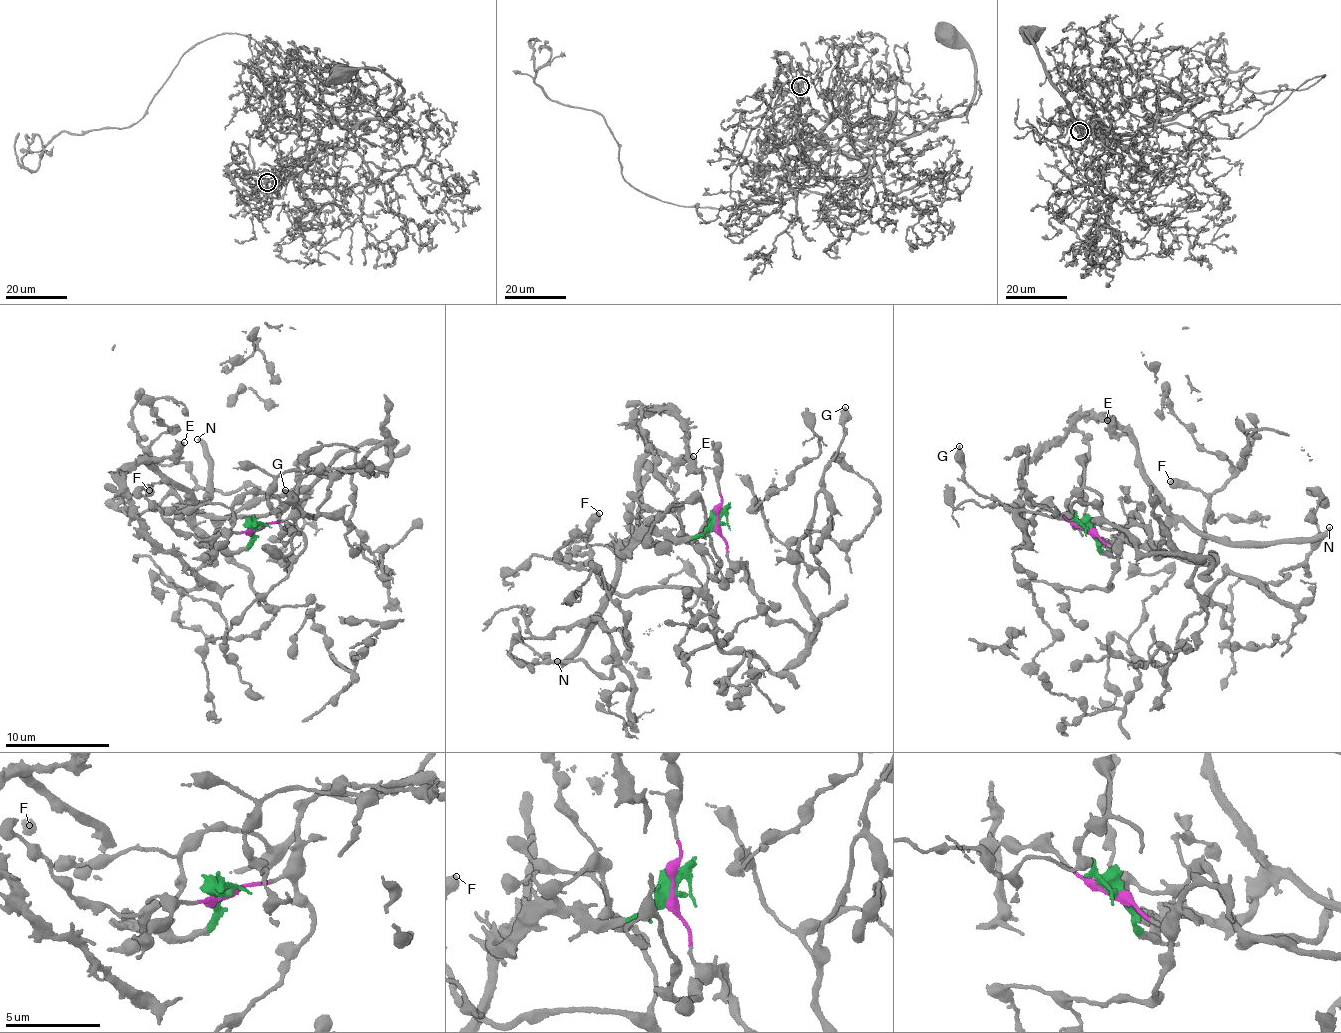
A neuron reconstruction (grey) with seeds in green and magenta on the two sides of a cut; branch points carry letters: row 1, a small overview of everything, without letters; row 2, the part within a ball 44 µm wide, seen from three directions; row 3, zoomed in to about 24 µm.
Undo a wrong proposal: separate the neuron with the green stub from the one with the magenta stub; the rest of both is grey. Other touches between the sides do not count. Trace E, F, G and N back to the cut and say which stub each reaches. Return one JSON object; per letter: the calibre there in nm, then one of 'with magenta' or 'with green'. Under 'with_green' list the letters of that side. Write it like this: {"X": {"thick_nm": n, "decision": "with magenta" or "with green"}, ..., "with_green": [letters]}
{"E": {"thick_nm": 360, "decision": "with green"}, "F": {"thick_nm": 600, "decision": "with magenta"}, "G": {"thick_nm": 360, "decision": "with magenta"}, "N": {"thick_nm": 360, "decision": "with green"}, "with_green": ["E", "N"]}

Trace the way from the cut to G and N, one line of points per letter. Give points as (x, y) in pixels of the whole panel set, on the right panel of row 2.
G: (1089, 530), (1114, 546), (1128, 527), (1144, 527), (1167, 548), (1138, 551), (1119, 526), (977, 494), (958, 445)
N: (1089, 530), (1104, 552), (1120, 540), (1141, 544), (1155, 542), (1182, 521), (1239, 545), (1317, 538), (1330, 528)

